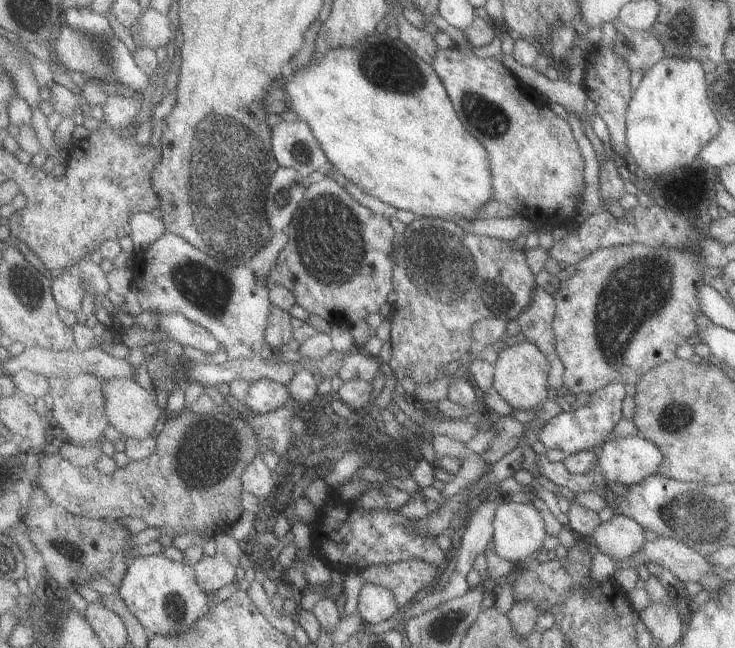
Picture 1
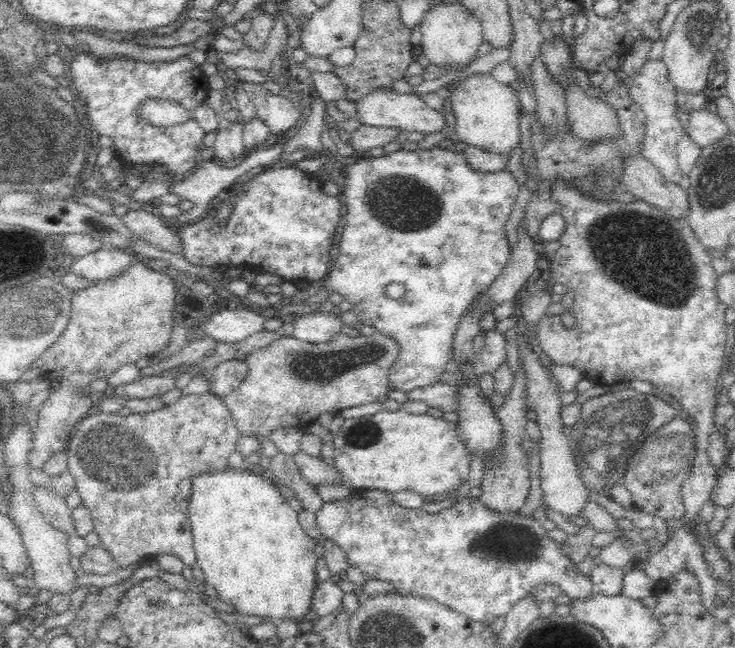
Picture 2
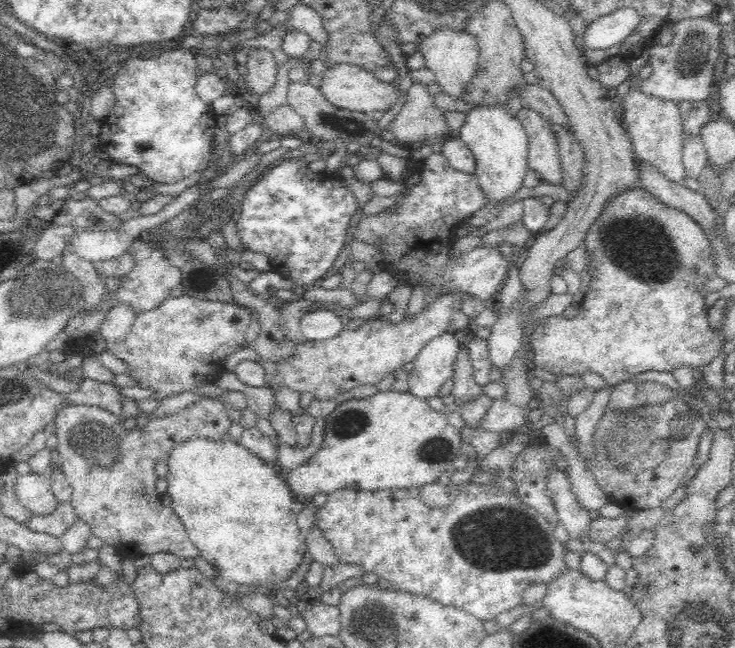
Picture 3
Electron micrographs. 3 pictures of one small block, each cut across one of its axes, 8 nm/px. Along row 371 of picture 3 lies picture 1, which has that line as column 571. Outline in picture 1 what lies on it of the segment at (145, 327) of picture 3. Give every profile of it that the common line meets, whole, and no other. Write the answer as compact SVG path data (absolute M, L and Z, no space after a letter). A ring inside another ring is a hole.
M439 50L433 70L443 82L455 112L463 120L465 128L487 148L491 162L491 200L507 204L515 216L529 218L537 224L537 228L545 226L571 226L579 222L579 214L583 210L583 194L585 194L585 174L587 174L587 158L583 156L581 144L575 138L571 124L567 118L557 116L545 98L533 90L529 84L521 82L519 76L509 72L503 64L495 62L495 58L481 58L481 54L459 52L459 50Z

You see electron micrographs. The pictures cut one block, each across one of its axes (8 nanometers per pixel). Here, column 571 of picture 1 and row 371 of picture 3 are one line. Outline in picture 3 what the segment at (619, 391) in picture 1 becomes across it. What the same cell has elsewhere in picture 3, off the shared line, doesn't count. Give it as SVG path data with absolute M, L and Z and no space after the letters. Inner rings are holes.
M454 332L430 340L414 360L414 368L408 376L410 394L424 402L426 398L436 396L442 384L454 378L458 354L460 342L454 338Z

